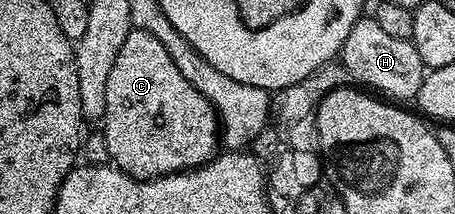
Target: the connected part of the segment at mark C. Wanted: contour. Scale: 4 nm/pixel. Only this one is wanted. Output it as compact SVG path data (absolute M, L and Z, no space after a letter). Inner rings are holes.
M132 28L109 70L101 132L108 145L110 164L136 181L150 181L152 177L162 177L164 173L182 173L184 169L206 165L216 156L221 145L219 119L209 99L205 99L205 95L201 95L201 91L190 85L185 75L173 67L169 51L165 51L153 35L137 28Z

